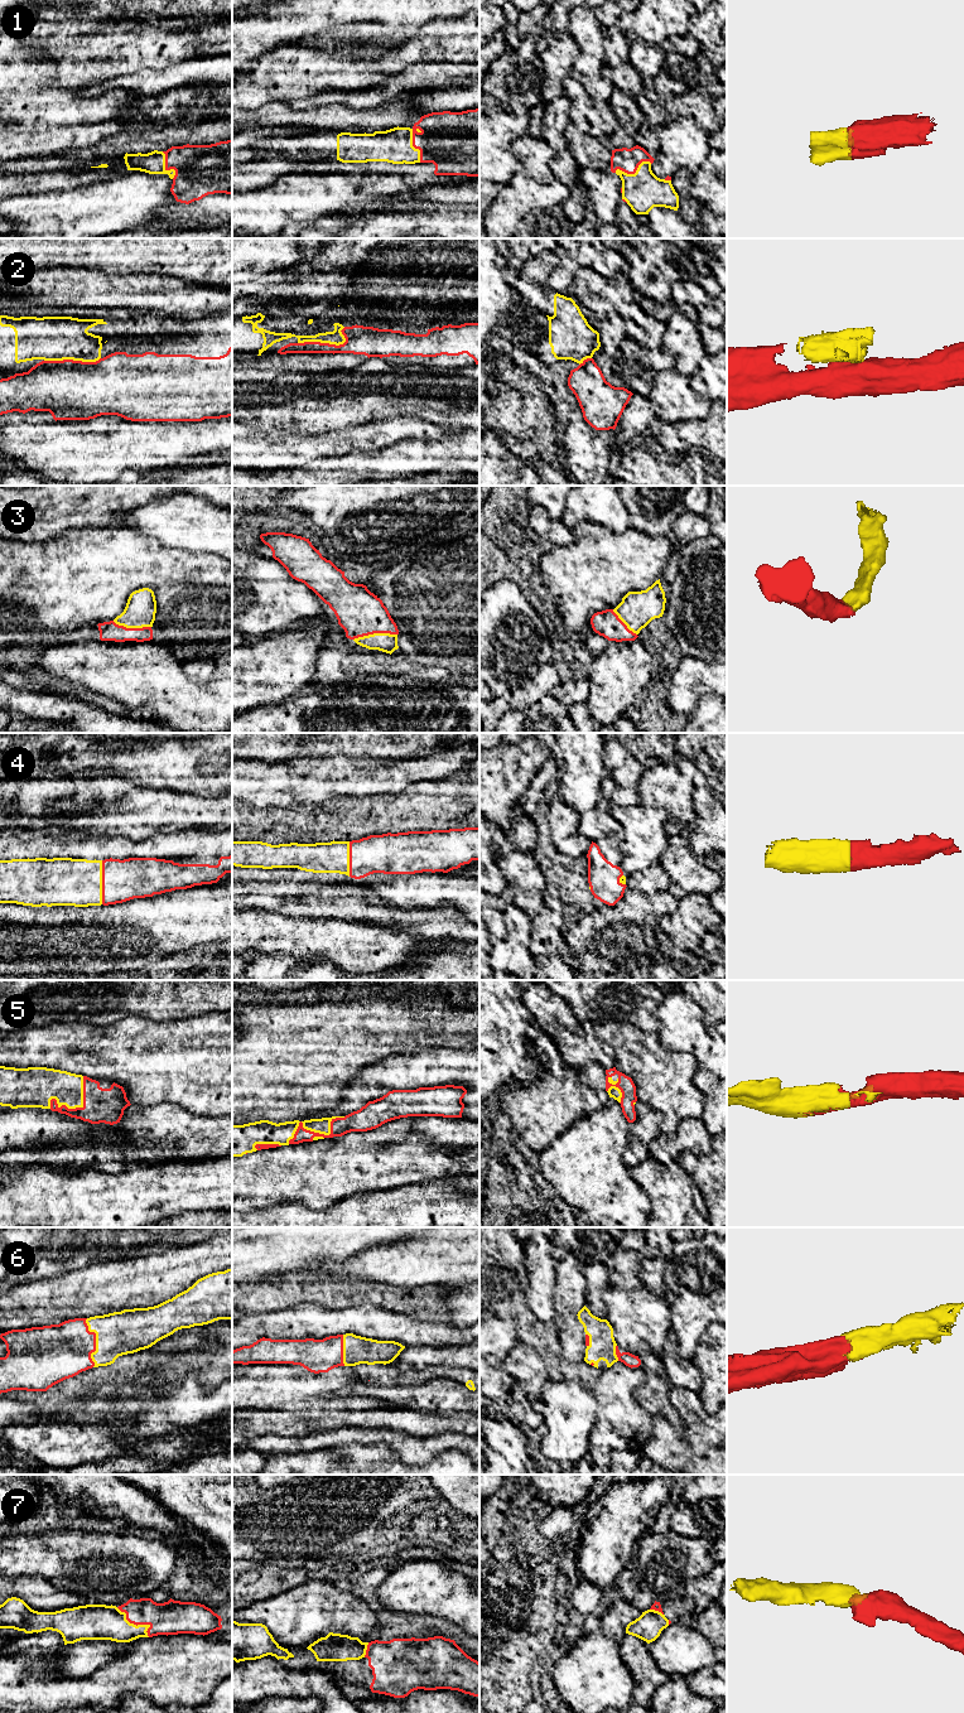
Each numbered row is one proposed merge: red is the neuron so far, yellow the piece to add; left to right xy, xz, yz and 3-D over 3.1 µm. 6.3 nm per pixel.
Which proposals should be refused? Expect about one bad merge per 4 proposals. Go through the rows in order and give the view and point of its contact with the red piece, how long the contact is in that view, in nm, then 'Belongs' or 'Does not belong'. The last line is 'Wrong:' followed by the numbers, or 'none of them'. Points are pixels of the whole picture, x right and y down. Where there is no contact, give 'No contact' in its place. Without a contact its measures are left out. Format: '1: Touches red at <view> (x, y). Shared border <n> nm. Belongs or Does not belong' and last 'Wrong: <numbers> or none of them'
1: Touches red at yz (634, 173). Shared border 240 nm. Belongs
2: Touches red at xz (328, 343). Shared border 320 nm. Does not belong
3: Touches red at xz (375, 632). Shared border 280 nm. Belongs
4: Touches red at xy (102, 882). Shared border 280 nm. Belongs
5: Touches red at xz (316, 1133). Shared border 400 nm. Belongs
6: Touches red at xy (95, 1341). Shared border 320 nm. Belongs
7: Touches red at xy (136, 1625). Shared border 280 nm. Belongs
Wrong: 2

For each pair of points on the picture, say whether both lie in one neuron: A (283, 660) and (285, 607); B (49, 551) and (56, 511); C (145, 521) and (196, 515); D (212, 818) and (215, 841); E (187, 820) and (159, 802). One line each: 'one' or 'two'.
A: two
B: two
C: one
D: two
E: one

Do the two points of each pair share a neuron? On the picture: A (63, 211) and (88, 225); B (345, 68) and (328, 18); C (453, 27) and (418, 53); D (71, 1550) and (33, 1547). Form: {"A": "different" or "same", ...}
{"A": "same", "B": "different", "C": "different", "D": "same"}

